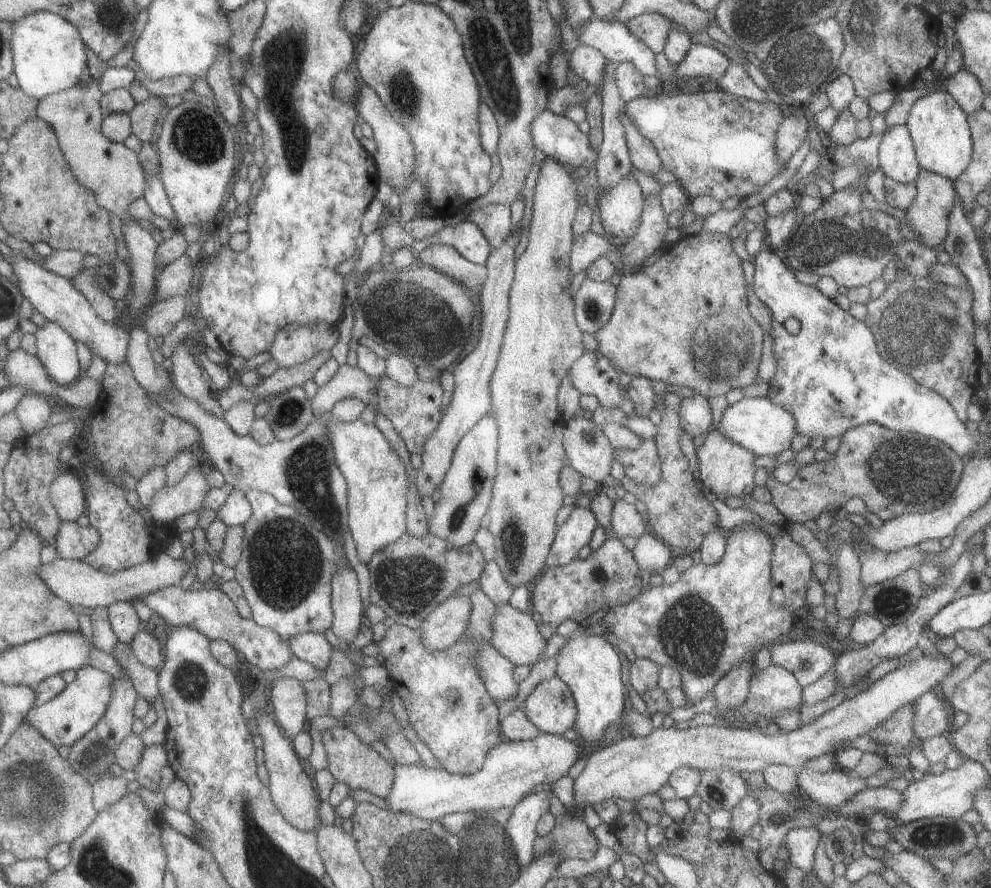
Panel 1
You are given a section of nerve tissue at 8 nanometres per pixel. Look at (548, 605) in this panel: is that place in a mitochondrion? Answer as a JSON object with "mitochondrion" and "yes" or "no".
{"mitochondrion":"no"}

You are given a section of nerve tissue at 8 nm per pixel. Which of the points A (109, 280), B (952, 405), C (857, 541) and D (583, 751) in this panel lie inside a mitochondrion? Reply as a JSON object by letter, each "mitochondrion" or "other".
{"A":"other","B":"other","C":"other","D":"other"}

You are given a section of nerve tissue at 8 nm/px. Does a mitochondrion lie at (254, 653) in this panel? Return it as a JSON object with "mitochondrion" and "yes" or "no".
{"mitochondrion":"no"}

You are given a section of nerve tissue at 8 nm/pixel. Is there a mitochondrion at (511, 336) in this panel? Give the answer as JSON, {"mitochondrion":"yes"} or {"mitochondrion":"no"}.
{"mitochondrion":"no"}

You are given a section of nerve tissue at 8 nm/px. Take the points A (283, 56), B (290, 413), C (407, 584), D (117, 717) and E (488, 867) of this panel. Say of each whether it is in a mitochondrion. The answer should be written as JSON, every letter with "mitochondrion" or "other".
{"A":"mitochondrion","B":"mitochondrion","C":"mitochondrion","D":"other","E":"mitochondrion"}

